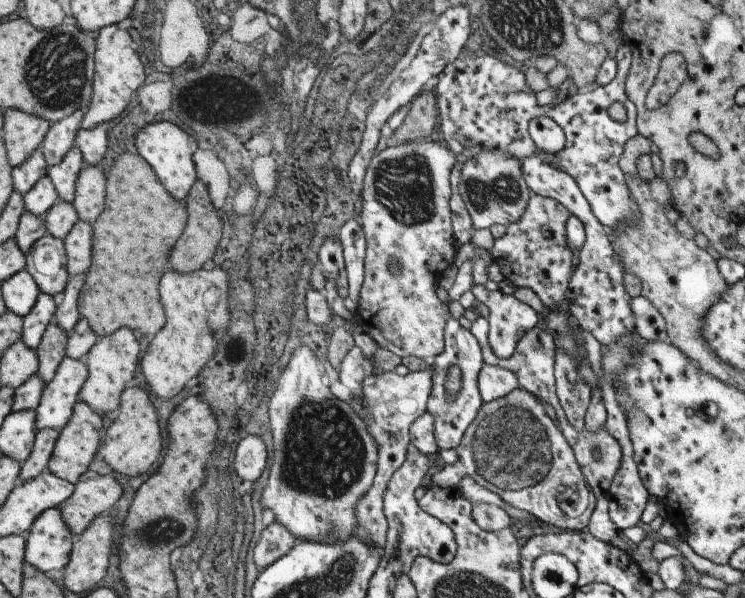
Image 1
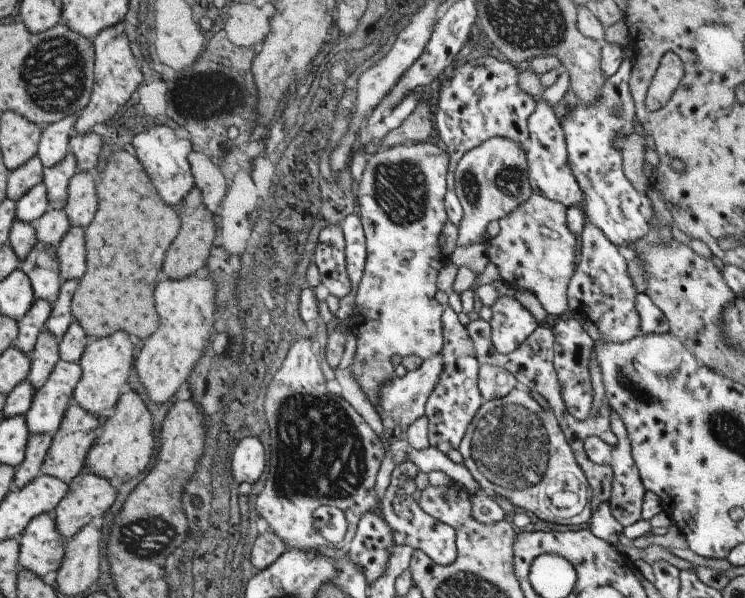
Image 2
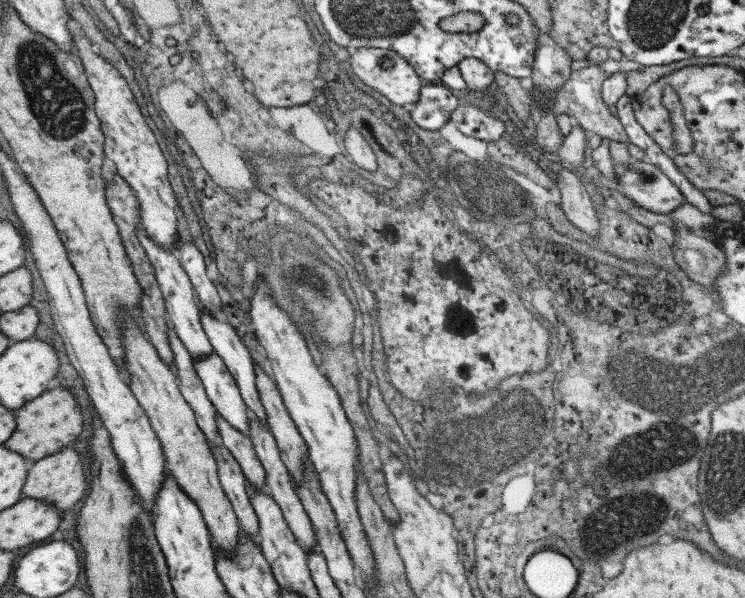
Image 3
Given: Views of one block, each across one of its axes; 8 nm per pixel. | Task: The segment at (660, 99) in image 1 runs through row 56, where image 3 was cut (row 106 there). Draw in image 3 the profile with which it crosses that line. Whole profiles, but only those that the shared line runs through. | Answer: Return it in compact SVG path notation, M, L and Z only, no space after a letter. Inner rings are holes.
M670 86L662 88L661 104L668 110L672 126L672 143L679 154L692 151L693 139L687 128L678 94Z

